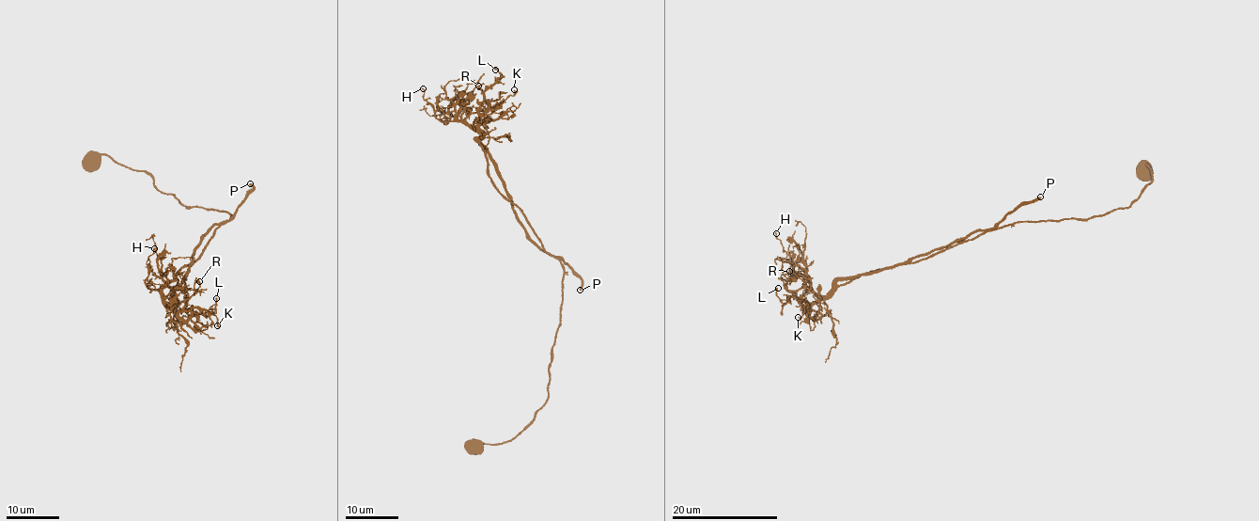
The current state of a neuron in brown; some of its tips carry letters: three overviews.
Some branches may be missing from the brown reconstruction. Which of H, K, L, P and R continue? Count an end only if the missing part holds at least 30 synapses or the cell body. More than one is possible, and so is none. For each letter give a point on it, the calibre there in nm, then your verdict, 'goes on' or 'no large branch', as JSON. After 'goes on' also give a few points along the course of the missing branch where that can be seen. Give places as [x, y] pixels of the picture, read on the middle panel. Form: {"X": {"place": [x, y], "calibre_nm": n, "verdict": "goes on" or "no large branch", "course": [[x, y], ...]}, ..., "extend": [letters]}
{"H": {"place": [423, 88], "calibre_nm": 140, "verdict": "no large branch"}, "K": {"place": [514, 89], "calibre_nm": 150, "verdict": "no large branch"}, "L": {"place": [495, 70], "calibre_nm": 160, "verdict": "no large branch"}, "P": {"place": [580, 290], "calibre_nm": 280, "verdict": "goes on", "course": [[580, 290], [580, 324], [583, 338], [599, 347]]}, "R": {"place": [478, 86], "calibre_nm": 150, "verdict": "no large branch"}, "extend": ["P"]}

